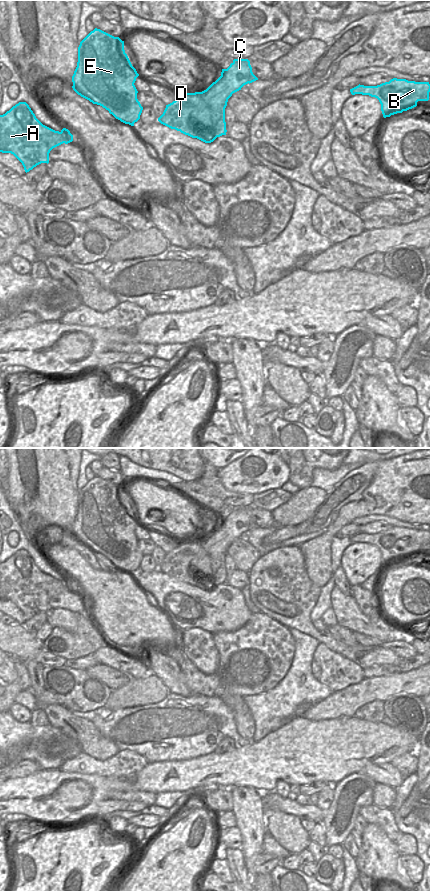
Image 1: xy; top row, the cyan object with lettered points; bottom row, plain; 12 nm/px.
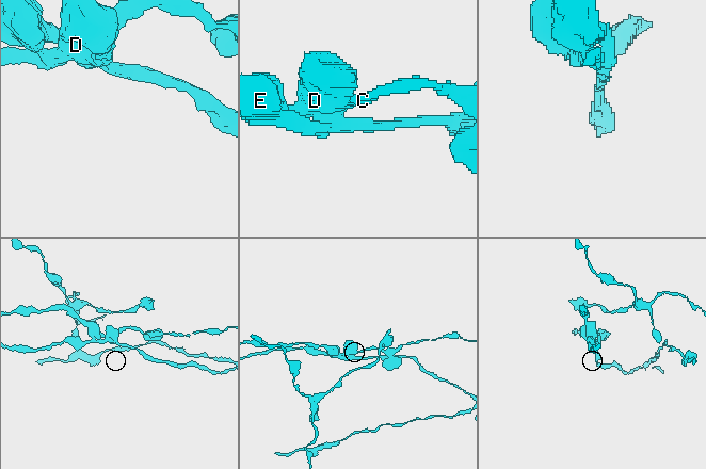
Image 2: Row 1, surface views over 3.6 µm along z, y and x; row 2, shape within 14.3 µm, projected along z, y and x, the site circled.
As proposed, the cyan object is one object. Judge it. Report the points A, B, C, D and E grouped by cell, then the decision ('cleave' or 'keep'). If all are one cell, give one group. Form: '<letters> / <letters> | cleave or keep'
A B C D / E | cleave

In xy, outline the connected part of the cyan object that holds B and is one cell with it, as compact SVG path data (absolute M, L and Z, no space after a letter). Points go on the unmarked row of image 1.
M393 526L377 534L359 532L350 537L350 540L352 543L362 542L377 546L383 565L386 566L416 555L418 549L428 549L430 532Z

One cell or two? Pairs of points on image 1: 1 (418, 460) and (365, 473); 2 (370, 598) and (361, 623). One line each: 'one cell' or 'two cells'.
1: two cells
2: two cells

